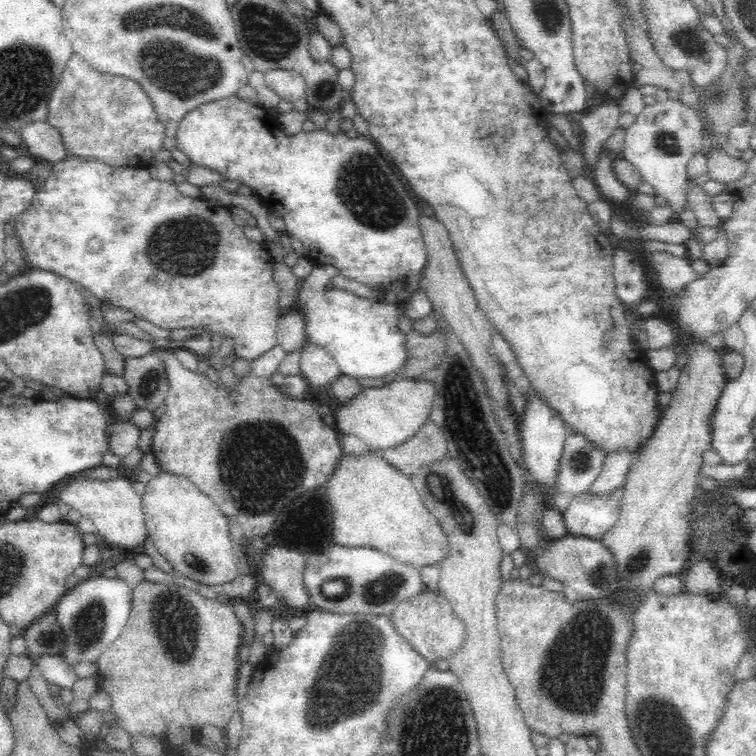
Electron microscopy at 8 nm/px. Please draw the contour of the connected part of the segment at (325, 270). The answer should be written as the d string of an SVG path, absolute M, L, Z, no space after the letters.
M317 265L295 286L291 310L295 309L303 320L306 343L329 354L342 373L359 379L402 378L397 368L403 361L404 334L396 323L404 310L392 303L378 303L334 287L330 279L335 274L334 267Z

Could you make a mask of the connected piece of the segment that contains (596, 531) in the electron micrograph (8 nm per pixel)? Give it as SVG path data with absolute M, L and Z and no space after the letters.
M621 488L594 500L576 495L563 515L566 529L570 534L598 540L614 524L620 497Z

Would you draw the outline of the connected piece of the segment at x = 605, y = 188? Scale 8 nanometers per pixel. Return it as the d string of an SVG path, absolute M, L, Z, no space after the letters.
M604 150L604 156L602 156L600 164L596 166L590 180L593 181L595 189L602 198L612 203L624 203L629 200L631 190L616 177L613 167L614 159L615 157L609 151Z

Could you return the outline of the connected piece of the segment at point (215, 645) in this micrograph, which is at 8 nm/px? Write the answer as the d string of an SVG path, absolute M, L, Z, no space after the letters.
M140 581L131 592L124 632L98 658L100 686L114 697L114 714L132 734L154 734L166 742L168 726L190 722L197 728L215 724L221 730L236 708L238 647L242 622L234 612L236 598L217 600L178 581Z

